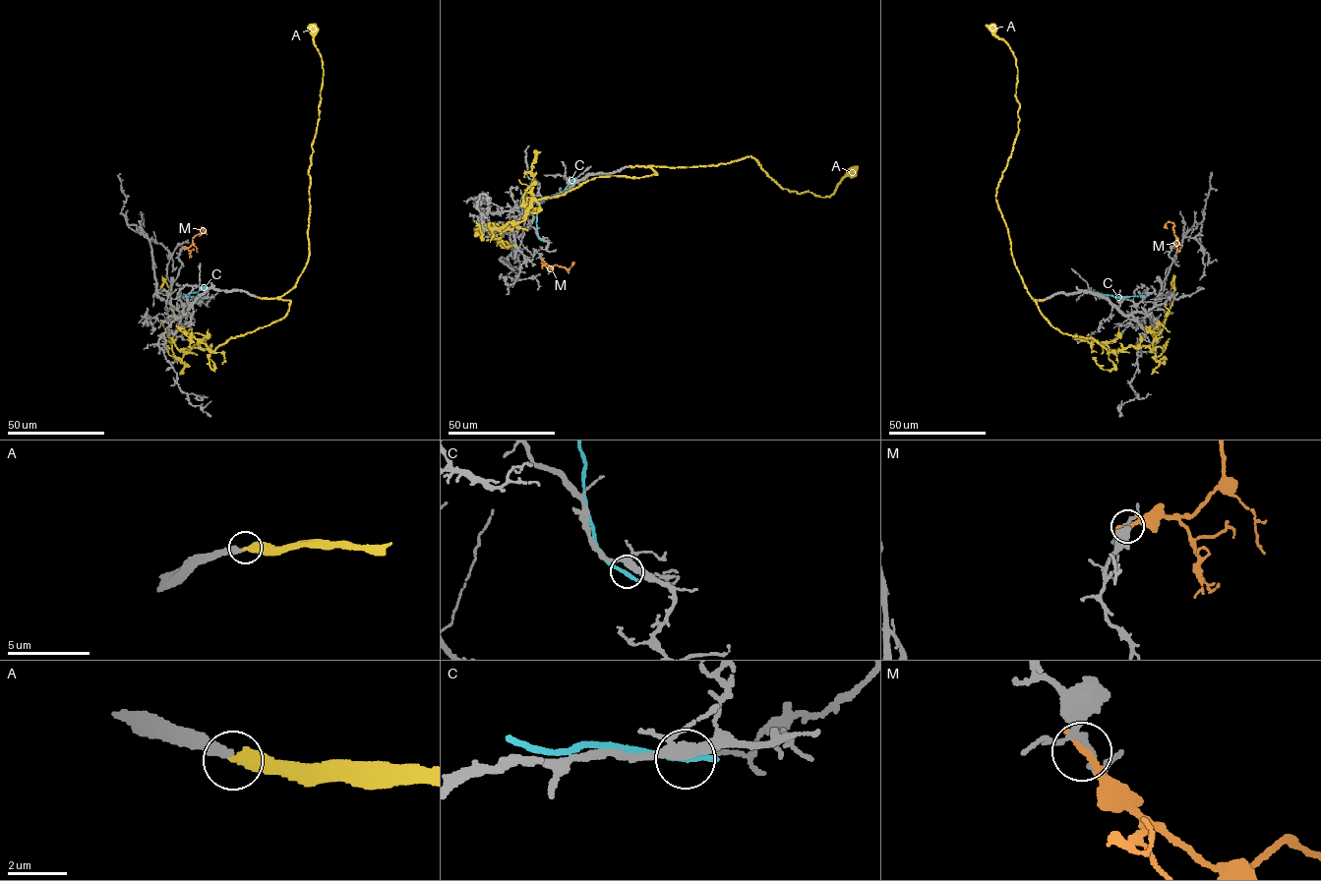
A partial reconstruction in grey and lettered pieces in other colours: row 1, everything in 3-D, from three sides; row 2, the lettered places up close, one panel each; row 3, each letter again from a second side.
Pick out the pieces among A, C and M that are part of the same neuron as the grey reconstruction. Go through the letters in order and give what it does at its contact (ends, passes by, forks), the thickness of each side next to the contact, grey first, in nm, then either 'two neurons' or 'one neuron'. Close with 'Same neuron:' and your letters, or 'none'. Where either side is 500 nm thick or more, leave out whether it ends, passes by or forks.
A: it ends; calibres 220 and 340 nm; one neuron
C: it ends; calibres 320 and 280 nm; two neurons
M: it ends; calibres 160 and 320 nm; two neurons
Same neuron: A

